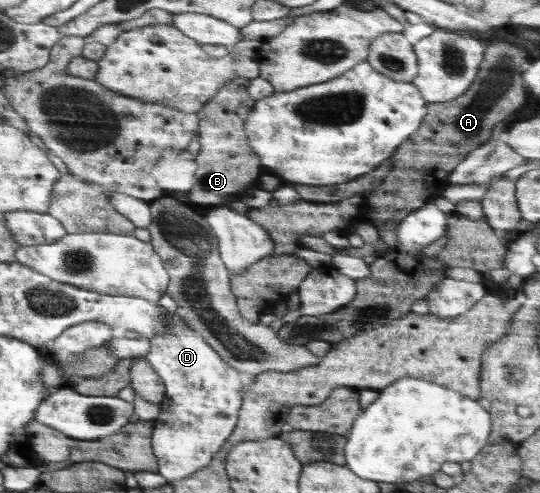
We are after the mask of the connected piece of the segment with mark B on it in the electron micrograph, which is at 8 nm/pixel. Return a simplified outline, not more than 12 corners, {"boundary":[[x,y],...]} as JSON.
{"boundary":[[236,78],[197,114],[190,207],[229,204],[259,180],[244,121],[251,80]]}

